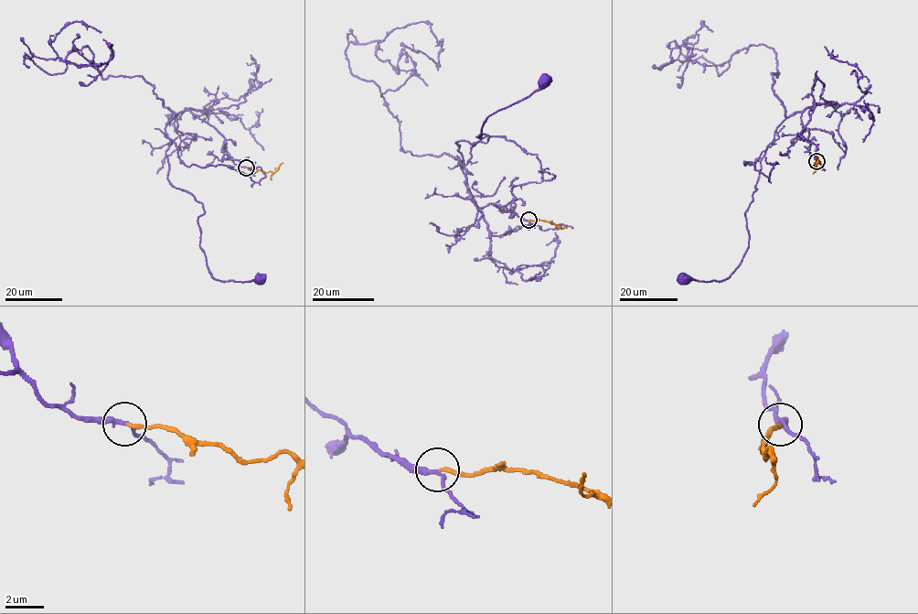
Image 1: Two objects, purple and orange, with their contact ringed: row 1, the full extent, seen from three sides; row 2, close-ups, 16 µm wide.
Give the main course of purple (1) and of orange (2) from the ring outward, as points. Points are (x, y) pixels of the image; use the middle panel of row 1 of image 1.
1: (528, 220), (510, 215), (515, 200), (476, 204), (455, 143), (486, 142), (476, 137), (487, 117), (544, 81)
2: (528, 220), (543, 220), (567, 228)

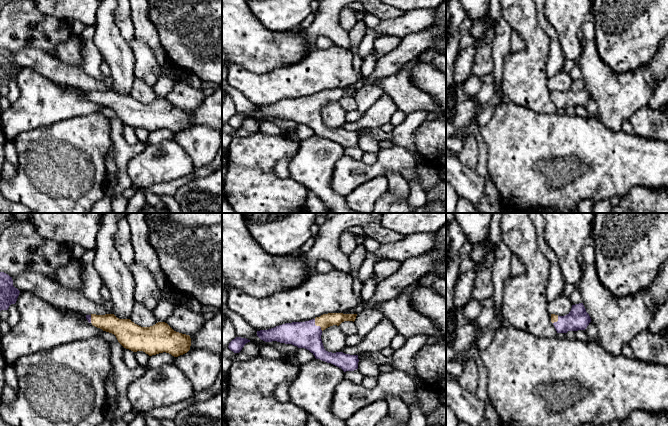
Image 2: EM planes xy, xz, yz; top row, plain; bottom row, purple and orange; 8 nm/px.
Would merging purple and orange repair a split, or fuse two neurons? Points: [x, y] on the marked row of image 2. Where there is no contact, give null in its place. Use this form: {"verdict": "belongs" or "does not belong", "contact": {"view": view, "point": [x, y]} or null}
{"verdict": "belongs", "contact": {"view": "xz", "point": [317, 326]}}

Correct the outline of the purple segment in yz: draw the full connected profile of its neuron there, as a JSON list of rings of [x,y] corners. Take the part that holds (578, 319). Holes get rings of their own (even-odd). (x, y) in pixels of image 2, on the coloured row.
[[[579,303],[572,305],[571,311],[565,316],[551,314],[551,322],[557,333],[567,333],[568,331],[585,330],[591,318],[583,303]]]

